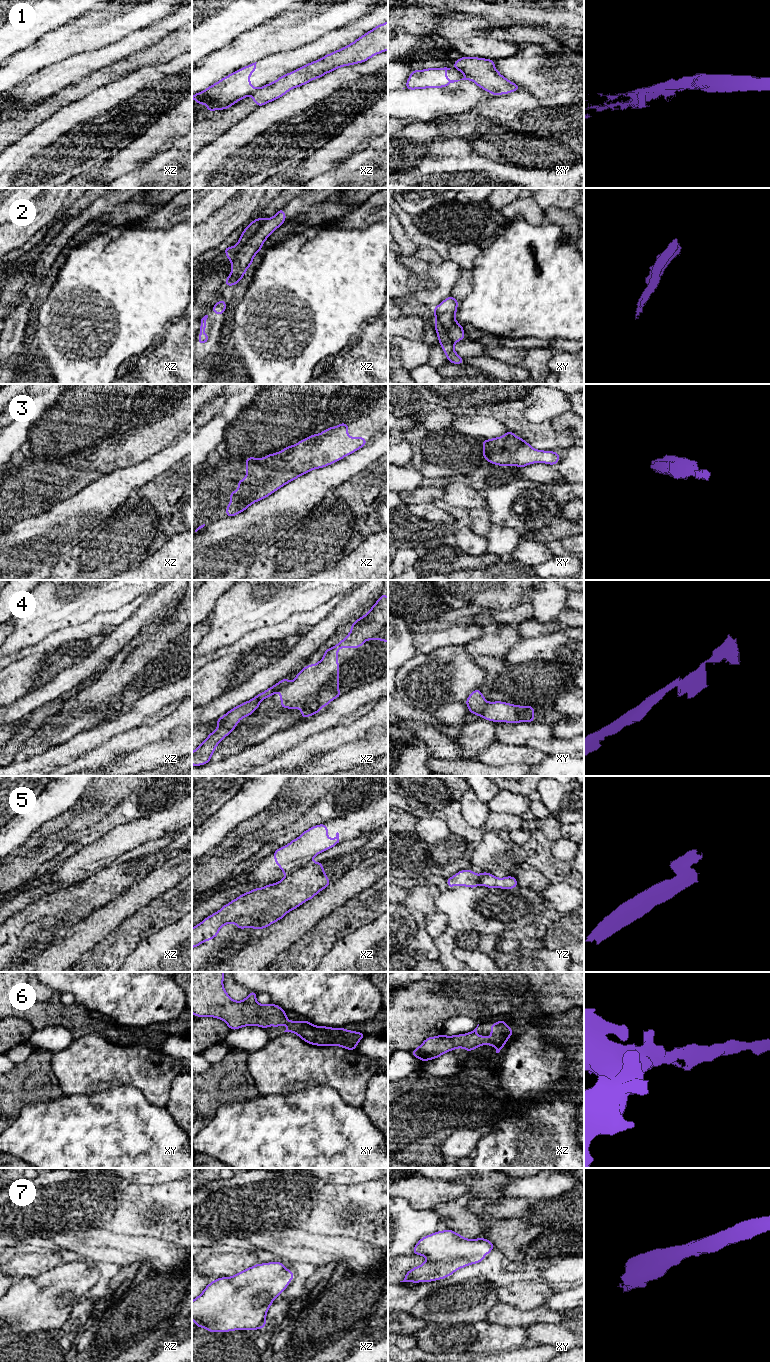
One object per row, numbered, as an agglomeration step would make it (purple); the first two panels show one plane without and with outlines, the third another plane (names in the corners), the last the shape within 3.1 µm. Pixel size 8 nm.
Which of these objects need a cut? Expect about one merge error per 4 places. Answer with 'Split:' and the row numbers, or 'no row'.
Split: 1, 2, 4, 5

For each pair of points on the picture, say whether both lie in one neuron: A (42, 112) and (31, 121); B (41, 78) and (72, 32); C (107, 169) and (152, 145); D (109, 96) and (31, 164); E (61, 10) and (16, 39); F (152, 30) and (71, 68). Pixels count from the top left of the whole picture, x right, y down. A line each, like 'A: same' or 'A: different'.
A: same
B: different
C: same
D: same
E: same
F: same

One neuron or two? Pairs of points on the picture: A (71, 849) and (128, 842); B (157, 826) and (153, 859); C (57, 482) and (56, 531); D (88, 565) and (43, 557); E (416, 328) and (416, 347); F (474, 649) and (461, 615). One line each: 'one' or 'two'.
A: two
B: two
C: two
D: two
E: two
F: two

